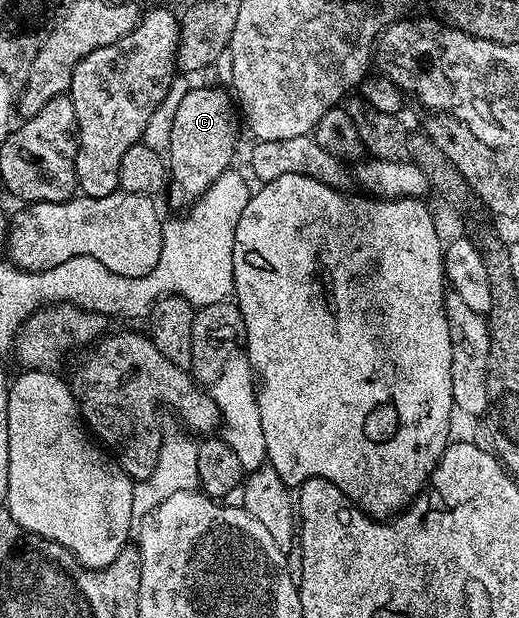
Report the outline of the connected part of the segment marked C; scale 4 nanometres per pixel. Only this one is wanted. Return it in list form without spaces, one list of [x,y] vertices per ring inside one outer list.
[[[198,85],[191,89],[177,108],[167,150],[169,186],[167,196],[175,211],[188,208],[209,186],[232,166],[239,115],[228,90]]]

